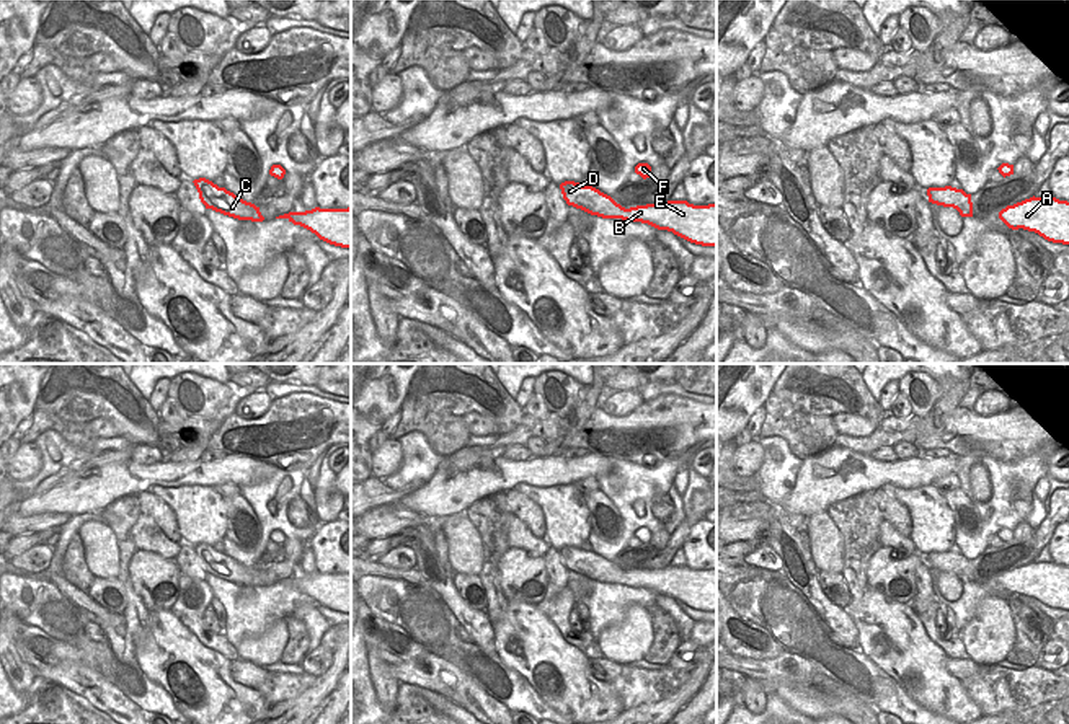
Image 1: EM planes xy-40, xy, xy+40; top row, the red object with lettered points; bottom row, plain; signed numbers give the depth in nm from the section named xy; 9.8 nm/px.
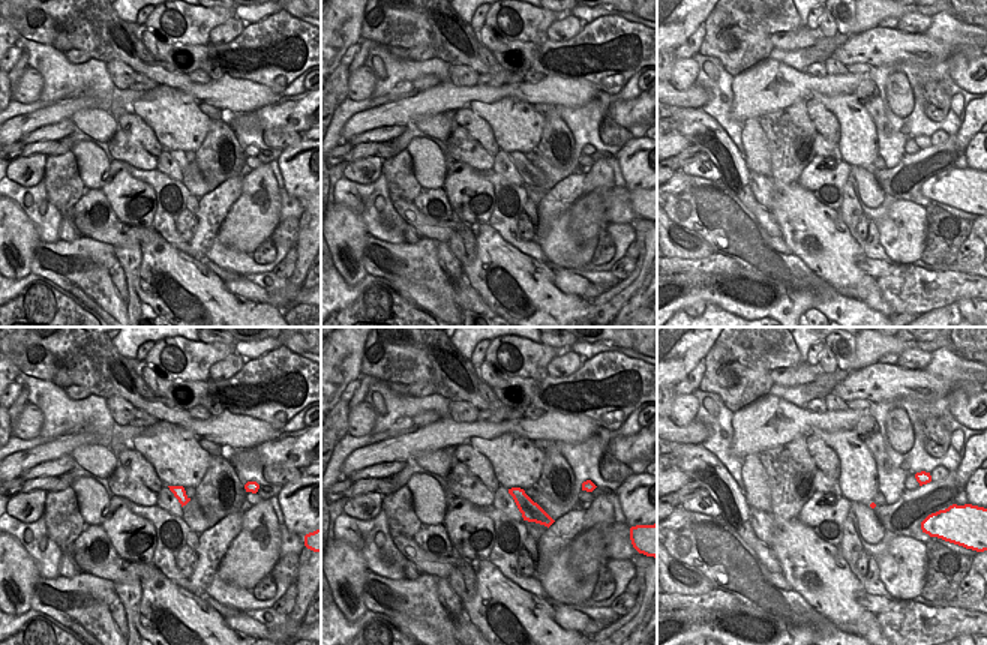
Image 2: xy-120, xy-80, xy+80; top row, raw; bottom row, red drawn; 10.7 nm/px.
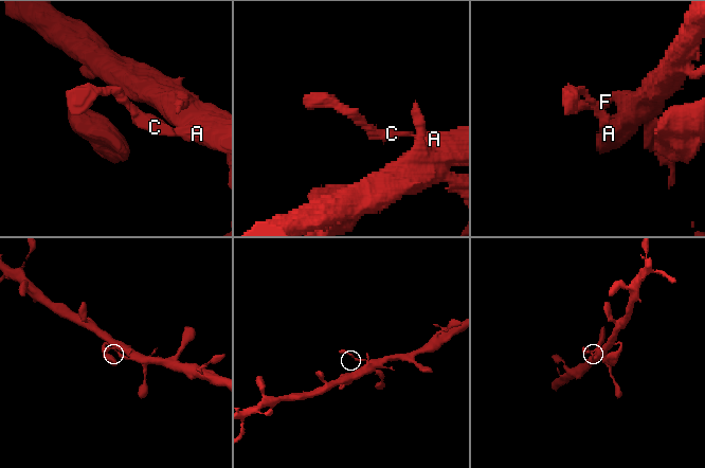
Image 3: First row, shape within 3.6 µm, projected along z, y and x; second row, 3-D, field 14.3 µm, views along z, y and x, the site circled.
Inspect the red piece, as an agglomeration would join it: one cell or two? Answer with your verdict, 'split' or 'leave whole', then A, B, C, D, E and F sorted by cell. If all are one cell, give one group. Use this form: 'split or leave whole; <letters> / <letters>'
split; A B E F / C D

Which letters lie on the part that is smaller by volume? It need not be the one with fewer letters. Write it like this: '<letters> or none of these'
C, D

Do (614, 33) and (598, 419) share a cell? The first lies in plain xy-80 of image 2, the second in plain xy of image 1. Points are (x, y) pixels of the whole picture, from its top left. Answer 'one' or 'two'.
one

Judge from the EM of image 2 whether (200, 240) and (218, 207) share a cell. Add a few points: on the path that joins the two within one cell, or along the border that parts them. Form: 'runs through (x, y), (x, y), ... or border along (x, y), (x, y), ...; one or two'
runs through (206, 233), (210, 215); one

